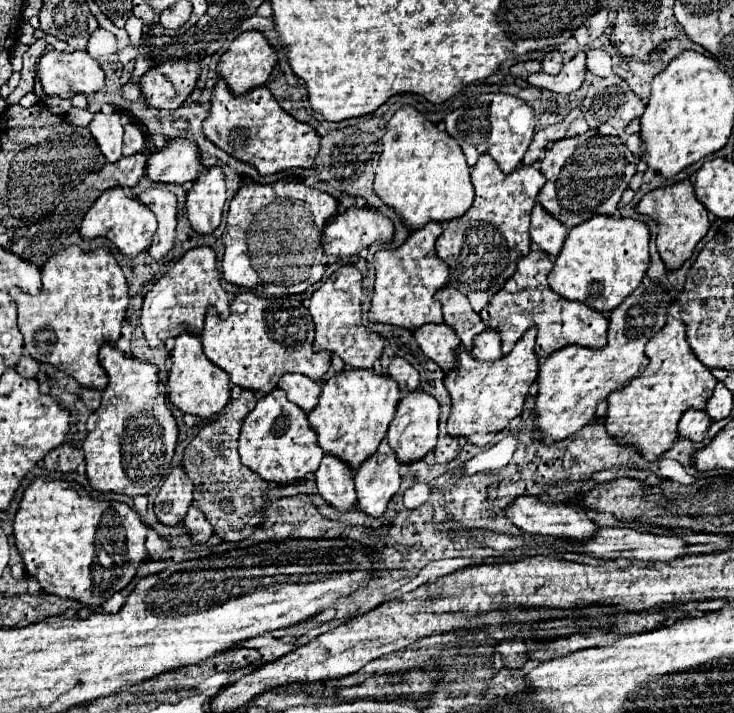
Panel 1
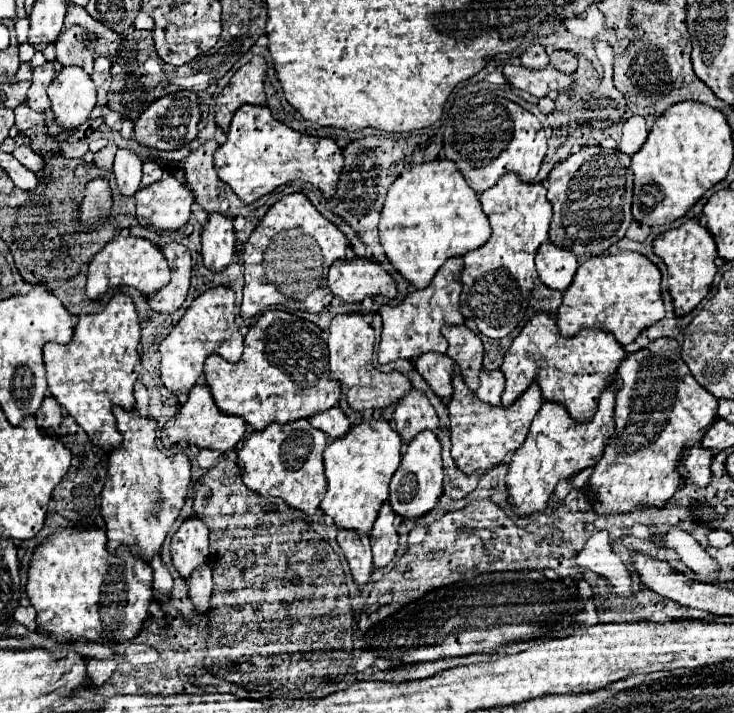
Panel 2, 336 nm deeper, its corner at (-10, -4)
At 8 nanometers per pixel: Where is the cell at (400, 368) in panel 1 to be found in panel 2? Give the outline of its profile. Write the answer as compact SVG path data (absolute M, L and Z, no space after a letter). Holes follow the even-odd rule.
M411 389L397 403L393 421L395 421L395 429L399 431L399 435L405 443L409 443L411 437L415 437L415 433L419 433L423 429L435 431L439 427L439 419L437 419L433 405L429 403L427 395L419 389Z

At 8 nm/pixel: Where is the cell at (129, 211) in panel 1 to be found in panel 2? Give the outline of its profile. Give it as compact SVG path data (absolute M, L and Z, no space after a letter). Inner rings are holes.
M115 235L89 263L87 267L87 295L91 299L99 299L107 291L107 287L115 285L131 285L139 289L145 295L155 293L163 283L169 279L169 265L163 255L163 251L153 245L149 239L143 237L133 237L133 235Z

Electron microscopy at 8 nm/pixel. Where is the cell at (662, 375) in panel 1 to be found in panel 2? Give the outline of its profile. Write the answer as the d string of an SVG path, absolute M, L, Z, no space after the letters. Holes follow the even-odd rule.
M659 337L645 349L627 355L627 359L619 365L619 377L623 387L617 393L615 435L609 439L603 457L593 467L589 491L593 493L595 501L599 501L601 513L623 513L637 505L663 507L683 481L677 471L679 455L683 453L683 449L697 445L707 427L711 427L711 423L715 421L717 399L715 395L707 393L689 373L689 367L681 359L681 345L671 337Z

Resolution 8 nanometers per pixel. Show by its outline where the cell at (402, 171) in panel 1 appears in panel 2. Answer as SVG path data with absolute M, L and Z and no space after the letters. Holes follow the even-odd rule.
M449 159L413 165L387 191L379 221L379 239L393 267L415 287L425 287L445 259L481 247L489 235L491 227L481 209L479 195Z

